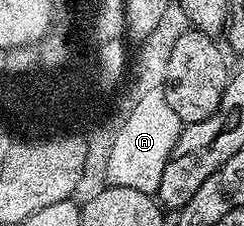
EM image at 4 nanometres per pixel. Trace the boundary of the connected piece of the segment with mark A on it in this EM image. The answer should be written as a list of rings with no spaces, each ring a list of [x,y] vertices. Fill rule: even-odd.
[[[163,89],[153,90],[145,95],[136,110],[128,111],[126,120],[120,123],[118,131],[114,136],[113,148],[109,155],[106,166],[106,183],[110,186],[138,189],[139,192],[147,192],[154,195],[163,178],[163,170],[166,168],[167,160],[173,151],[178,138],[181,135],[183,124],[179,116],[172,110],[171,104],[167,103],[166,93]]]

